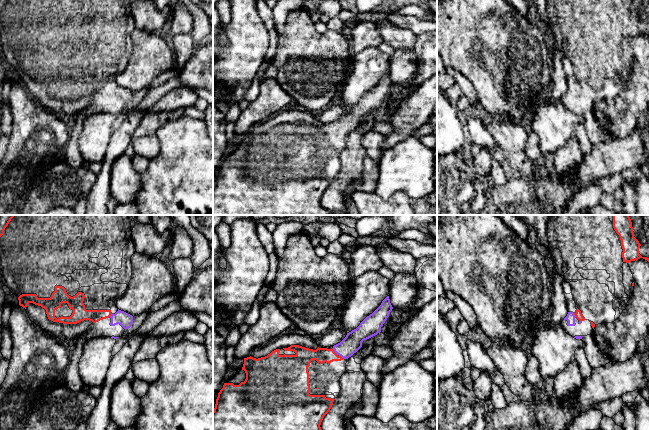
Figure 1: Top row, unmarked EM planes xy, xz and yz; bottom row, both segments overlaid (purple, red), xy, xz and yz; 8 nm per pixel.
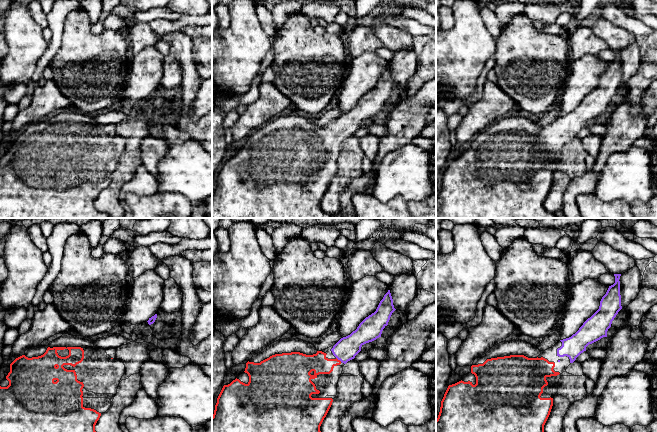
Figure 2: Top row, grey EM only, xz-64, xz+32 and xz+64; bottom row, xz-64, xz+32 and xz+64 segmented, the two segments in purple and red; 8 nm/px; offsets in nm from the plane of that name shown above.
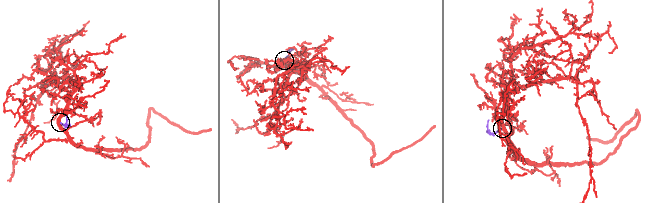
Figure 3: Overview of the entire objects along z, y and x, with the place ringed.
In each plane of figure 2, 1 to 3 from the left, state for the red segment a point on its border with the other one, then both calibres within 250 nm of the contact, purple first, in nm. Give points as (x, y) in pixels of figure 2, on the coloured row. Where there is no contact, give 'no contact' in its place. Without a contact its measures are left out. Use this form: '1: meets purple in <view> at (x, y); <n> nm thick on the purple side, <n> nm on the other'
1: no contact
2: meets purple in xz+32 at (339, 359); 180 nm thick on the purple side, 150 nm on the other
3: no contact

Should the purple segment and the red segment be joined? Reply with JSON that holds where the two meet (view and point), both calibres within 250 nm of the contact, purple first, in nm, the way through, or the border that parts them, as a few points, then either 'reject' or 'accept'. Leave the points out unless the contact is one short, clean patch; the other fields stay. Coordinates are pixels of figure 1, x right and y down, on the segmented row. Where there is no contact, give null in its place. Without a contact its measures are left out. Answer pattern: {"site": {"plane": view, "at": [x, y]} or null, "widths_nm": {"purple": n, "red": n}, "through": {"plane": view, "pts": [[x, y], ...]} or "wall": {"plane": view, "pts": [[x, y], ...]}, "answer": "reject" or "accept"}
{"site": {"plane": "xz", "at": [334, 351]}, "widths_nm": {"purple": 150, "red": 140}, "through": {"plane": "xz", "pts": [[352, 342], [345, 349], [334, 351], [330, 355], [304, 356]]}, "answer": "accept"}

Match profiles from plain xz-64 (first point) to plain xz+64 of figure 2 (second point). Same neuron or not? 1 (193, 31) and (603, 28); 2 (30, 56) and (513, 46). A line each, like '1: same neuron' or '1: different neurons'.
1: different neurons
2: different neurons

